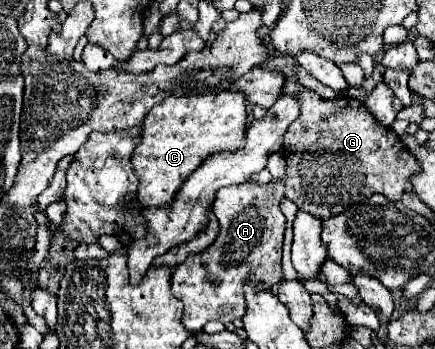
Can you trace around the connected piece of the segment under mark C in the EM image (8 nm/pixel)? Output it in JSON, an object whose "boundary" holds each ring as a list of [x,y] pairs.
{"boundary":[[[240,91],[168,97],[154,105],[142,123],[142,137],[132,165],[140,179],[138,201],[142,207],[162,207],[174,199],[182,181],[190,177],[210,155],[238,151],[246,145],[248,113]]]}

